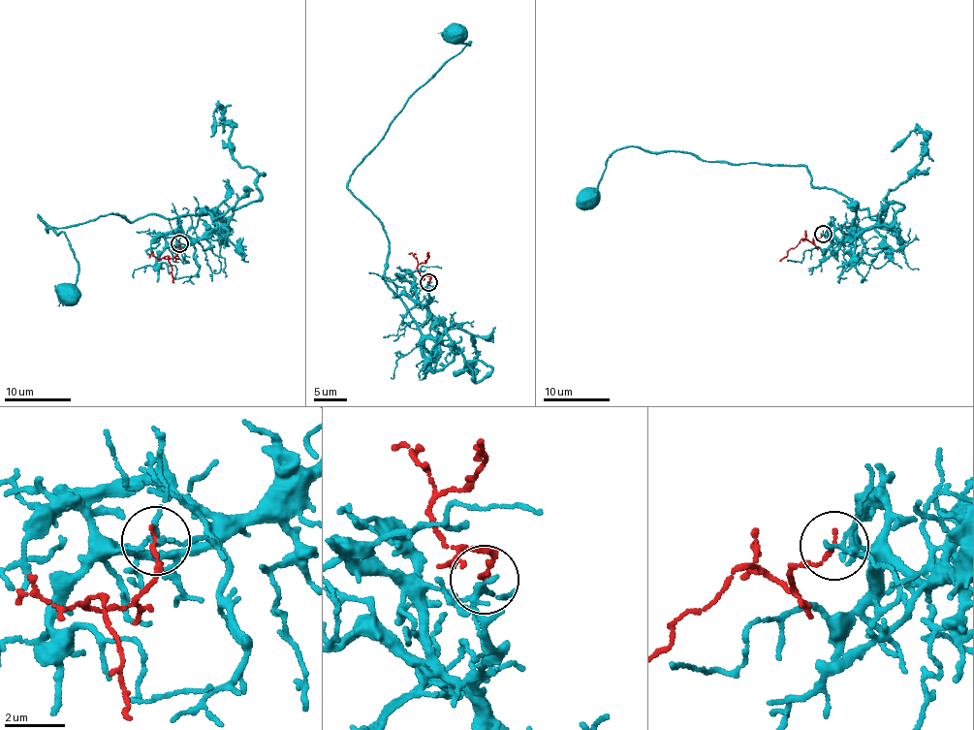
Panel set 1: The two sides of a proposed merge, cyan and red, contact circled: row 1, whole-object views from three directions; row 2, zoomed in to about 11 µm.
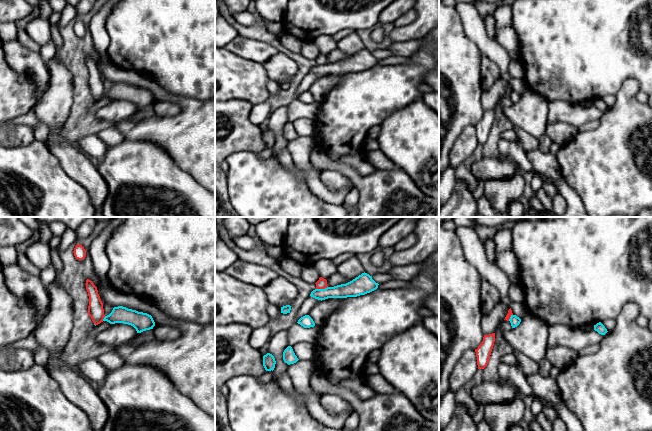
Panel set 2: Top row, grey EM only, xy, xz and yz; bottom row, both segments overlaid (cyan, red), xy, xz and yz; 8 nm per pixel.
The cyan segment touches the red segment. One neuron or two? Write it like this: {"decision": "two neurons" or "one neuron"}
{"decision": "two neurons"}

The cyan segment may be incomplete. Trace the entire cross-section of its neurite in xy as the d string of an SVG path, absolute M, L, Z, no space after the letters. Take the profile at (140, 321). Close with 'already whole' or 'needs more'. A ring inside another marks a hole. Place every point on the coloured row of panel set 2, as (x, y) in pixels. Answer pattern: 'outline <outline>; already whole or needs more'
outline M123 306L114 307L112 312L105 316L103 321L110 324L123 323L133 326L137 333L153 329L155 322L151 315Z; already whole

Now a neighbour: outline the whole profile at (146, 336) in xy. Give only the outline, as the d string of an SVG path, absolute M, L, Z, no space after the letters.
M150 329L150 330L146 330L146 331L139 333L139 335L130 343L133 346L138 346L138 345L153 341L153 340L156 340L156 337L155 337L153 330Z

